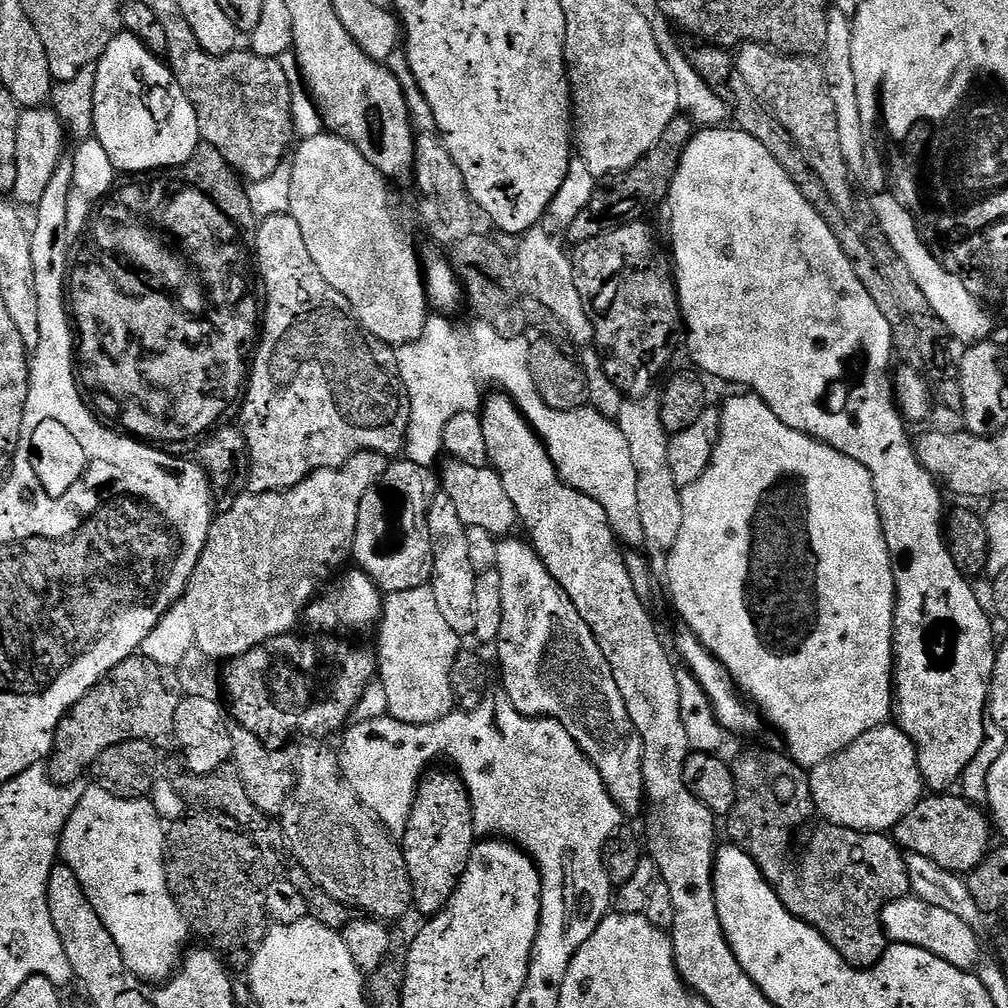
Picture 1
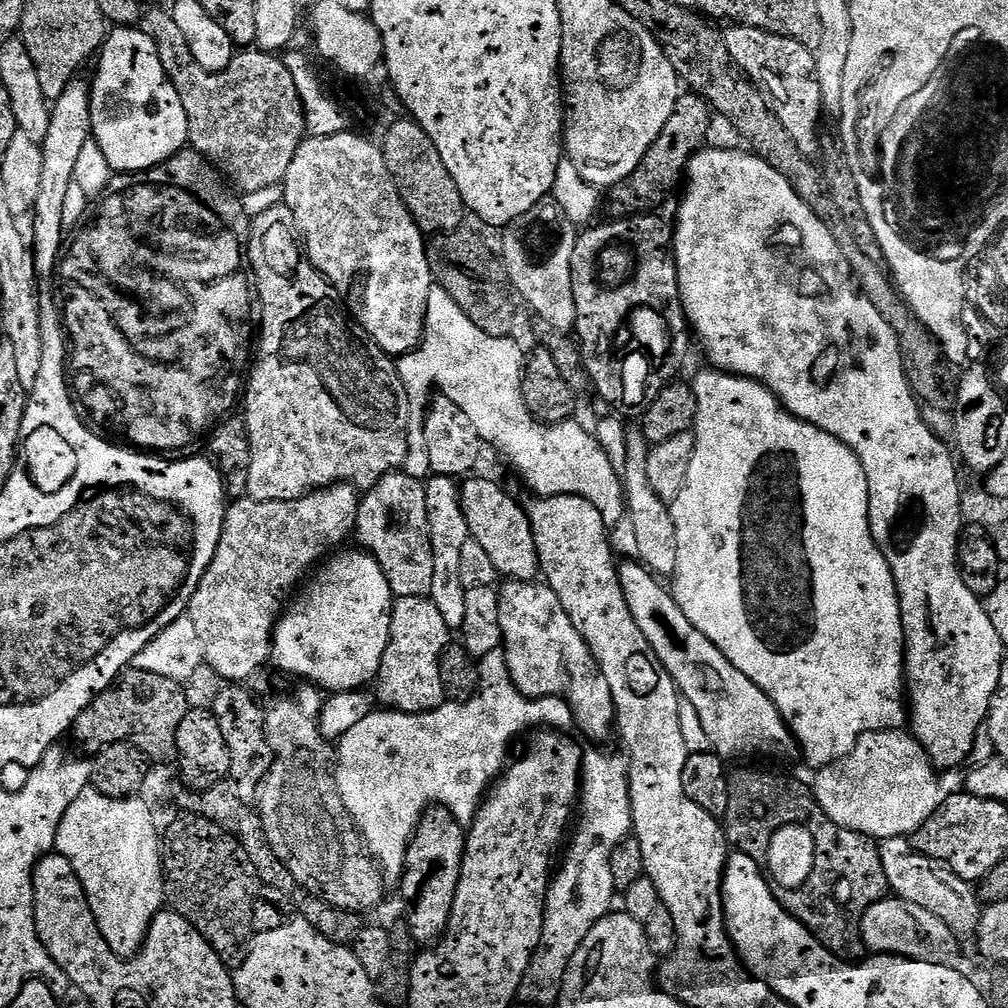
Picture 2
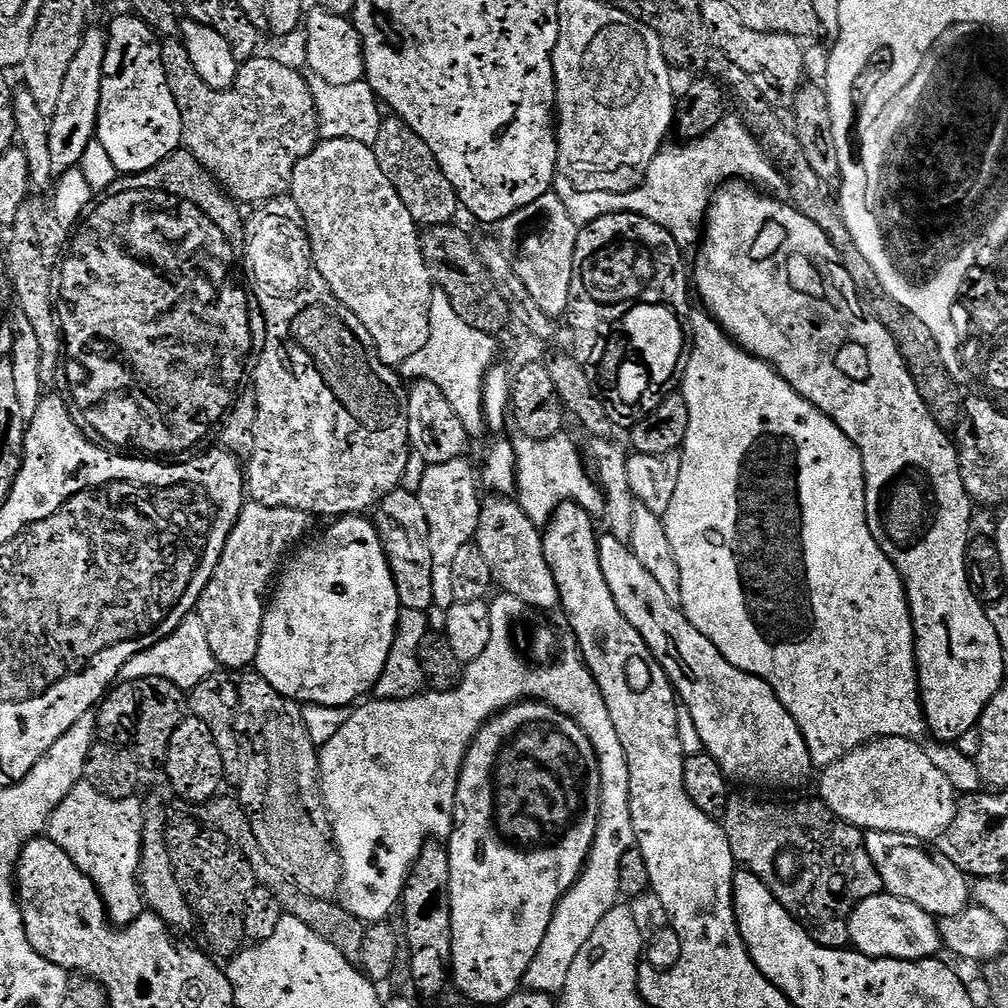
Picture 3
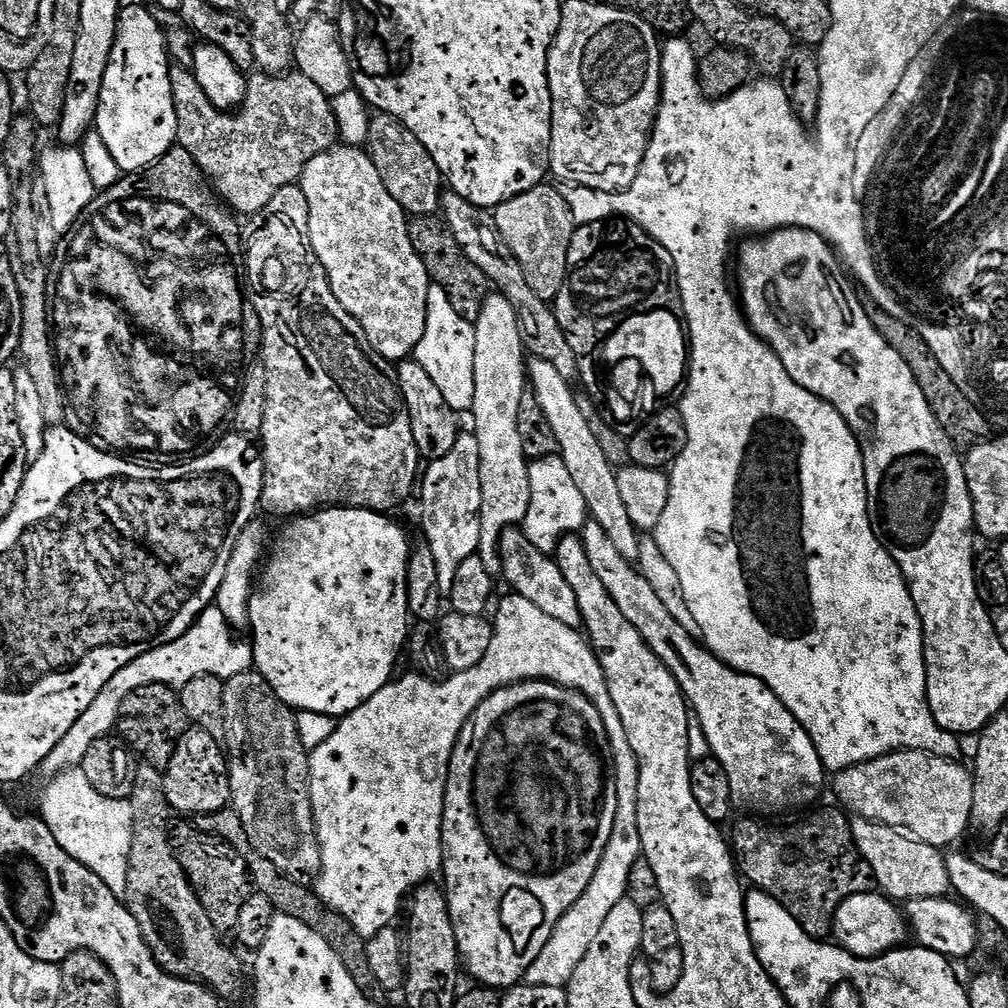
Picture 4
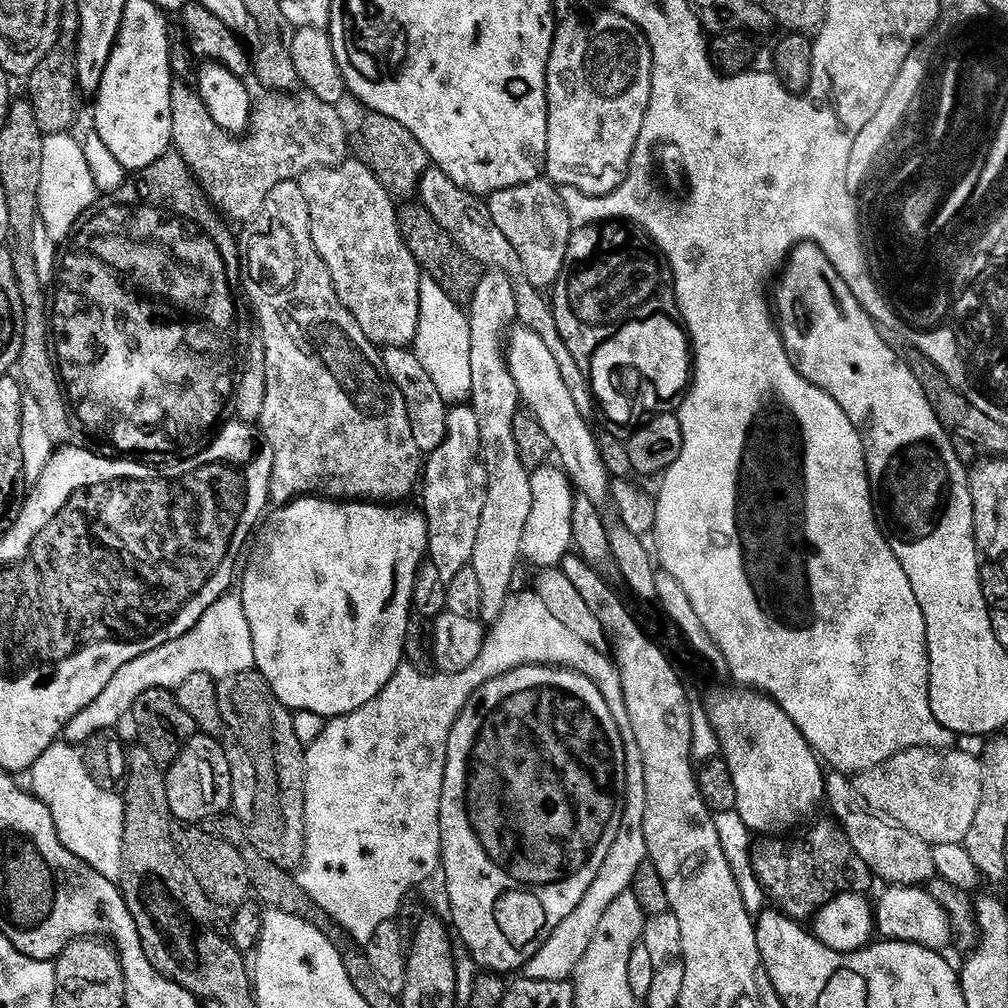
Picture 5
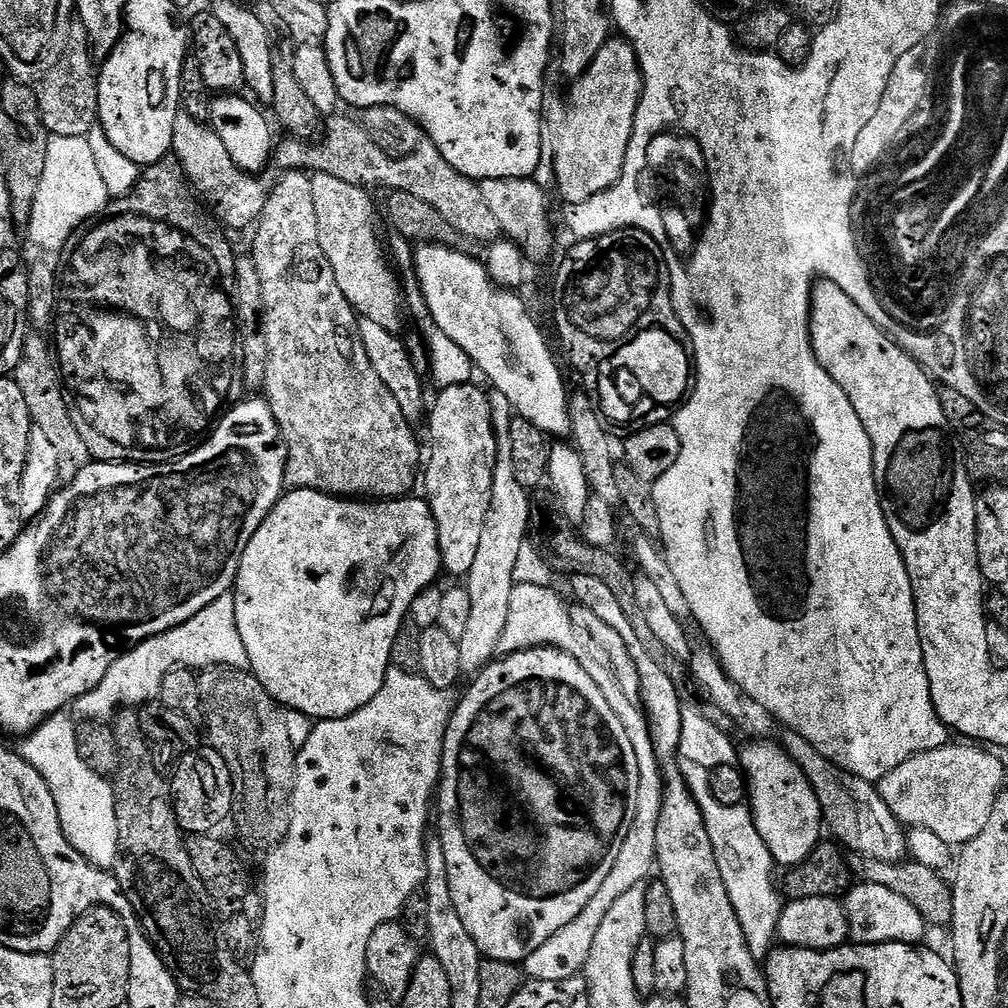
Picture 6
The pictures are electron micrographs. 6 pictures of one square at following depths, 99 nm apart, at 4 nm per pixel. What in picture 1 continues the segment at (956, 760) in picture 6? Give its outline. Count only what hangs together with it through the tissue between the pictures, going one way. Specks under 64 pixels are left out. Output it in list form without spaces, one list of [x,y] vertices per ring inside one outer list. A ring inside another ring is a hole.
[[[895,723],[862,734],[846,750],[826,758],[809,773],[812,800],[817,813],[829,824],[859,832],[891,833],[926,792],[916,747]]]

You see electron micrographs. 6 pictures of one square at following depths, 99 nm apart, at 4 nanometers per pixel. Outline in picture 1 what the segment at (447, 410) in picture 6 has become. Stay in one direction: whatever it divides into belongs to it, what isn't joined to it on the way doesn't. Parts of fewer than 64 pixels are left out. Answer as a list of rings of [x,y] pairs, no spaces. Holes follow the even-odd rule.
[[[443,490],[437,491],[428,515],[430,522],[430,538],[434,548],[434,570],[430,587],[438,600],[439,612],[443,613],[448,625],[460,637],[468,638],[475,633],[476,619],[474,618],[474,586],[478,571],[470,562],[467,528],[458,518],[458,510],[454,502]]]

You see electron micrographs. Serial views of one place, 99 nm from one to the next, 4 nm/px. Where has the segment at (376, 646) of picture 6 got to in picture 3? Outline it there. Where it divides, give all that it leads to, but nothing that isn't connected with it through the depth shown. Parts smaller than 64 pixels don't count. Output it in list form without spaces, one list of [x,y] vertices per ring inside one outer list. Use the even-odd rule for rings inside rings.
[[[357,514],[355,516],[341,516],[333,519],[329,524],[332,525],[320,537],[317,535],[311,542],[305,543],[287,561],[286,567],[279,577],[278,587],[271,593],[270,603],[264,609],[262,638],[258,646],[258,654],[256,655],[254,668],[255,671],[260,673],[262,678],[266,678],[266,682],[270,682],[270,686],[274,686],[274,690],[278,690],[278,694],[295,700],[301,705],[317,704],[318,706],[348,708],[349,706],[355,705],[361,698],[367,697],[375,689],[379,676],[382,674],[383,667],[386,666],[386,660],[390,655],[391,646],[394,644],[396,623],[399,620],[402,605],[398,598],[398,590],[392,577],[392,571],[390,570],[388,554],[384,549],[384,542],[378,534],[375,523],[367,515]]]

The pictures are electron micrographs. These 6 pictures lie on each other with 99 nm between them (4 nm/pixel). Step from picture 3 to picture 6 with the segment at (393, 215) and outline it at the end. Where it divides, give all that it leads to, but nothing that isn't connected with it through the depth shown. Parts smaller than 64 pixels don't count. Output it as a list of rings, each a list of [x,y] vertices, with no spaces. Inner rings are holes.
[[[325,172],[315,173],[312,185],[314,214],[318,214],[318,242],[322,246],[322,254],[326,254],[326,262],[330,262],[330,270],[334,270],[338,290],[346,294],[346,302],[350,302],[357,317],[391,330],[399,329],[402,292],[400,296],[400,284],[376,237],[378,204],[359,184],[342,182],[342,178],[334,178]]]

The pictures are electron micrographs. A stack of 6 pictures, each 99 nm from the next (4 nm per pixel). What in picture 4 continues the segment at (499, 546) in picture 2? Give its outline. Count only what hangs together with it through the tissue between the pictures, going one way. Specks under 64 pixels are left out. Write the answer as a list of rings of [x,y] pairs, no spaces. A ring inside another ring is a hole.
[[[519,527],[508,528],[500,539],[500,572],[509,584],[511,591],[517,596],[534,602],[538,610],[550,614],[550,618],[562,622],[562,626],[579,629],[584,623],[578,610],[578,598],[574,590],[570,590],[570,582],[562,578],[562,570],[558,570],[555,559],[549,553],[538,550],[534,542]]]

